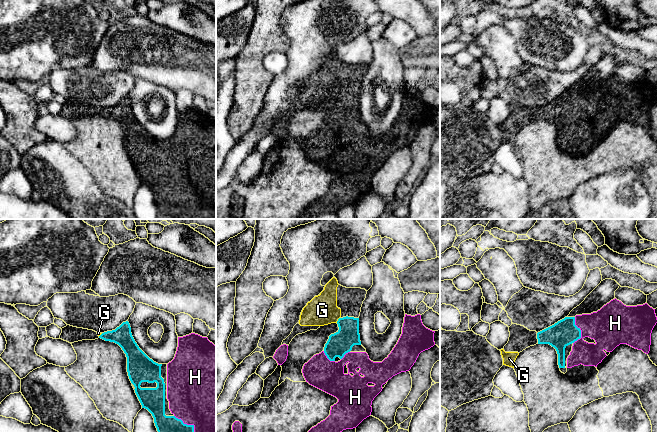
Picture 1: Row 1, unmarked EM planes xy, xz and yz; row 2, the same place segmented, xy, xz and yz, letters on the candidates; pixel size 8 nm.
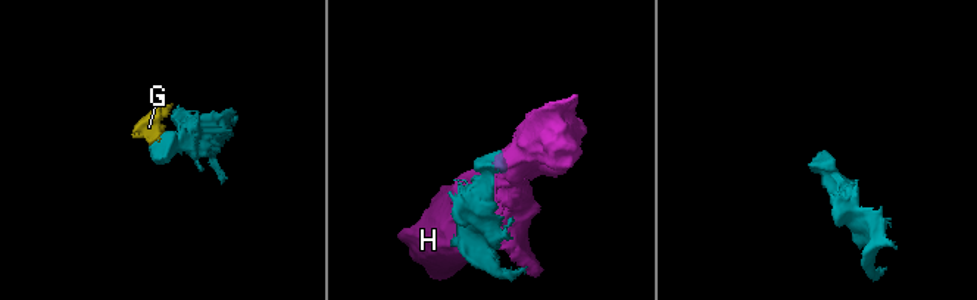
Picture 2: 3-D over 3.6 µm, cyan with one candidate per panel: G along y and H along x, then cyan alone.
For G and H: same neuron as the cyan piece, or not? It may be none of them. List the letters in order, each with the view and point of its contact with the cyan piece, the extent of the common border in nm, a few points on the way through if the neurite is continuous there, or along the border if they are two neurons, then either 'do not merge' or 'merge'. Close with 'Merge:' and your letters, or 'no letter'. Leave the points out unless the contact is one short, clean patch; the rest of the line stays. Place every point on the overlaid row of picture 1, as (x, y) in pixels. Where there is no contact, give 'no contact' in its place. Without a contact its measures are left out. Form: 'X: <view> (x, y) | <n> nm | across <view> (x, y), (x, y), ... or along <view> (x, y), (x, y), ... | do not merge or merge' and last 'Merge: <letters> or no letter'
G: xz (338, 320) | 50 nm | across xz (341, 342), (342, 324), (338, 320), (330, 313), (322, 310) | merge
H: yz (580, 331) | 220 nm | merge
Merge: G, H

